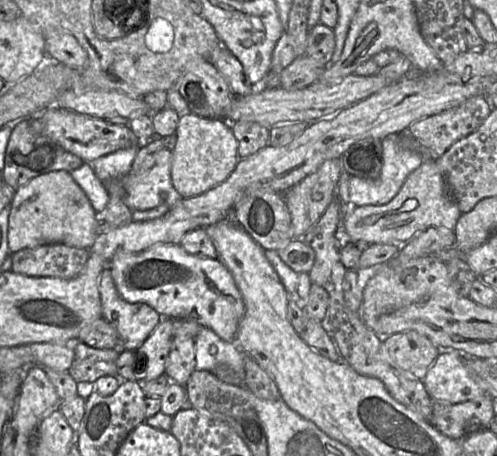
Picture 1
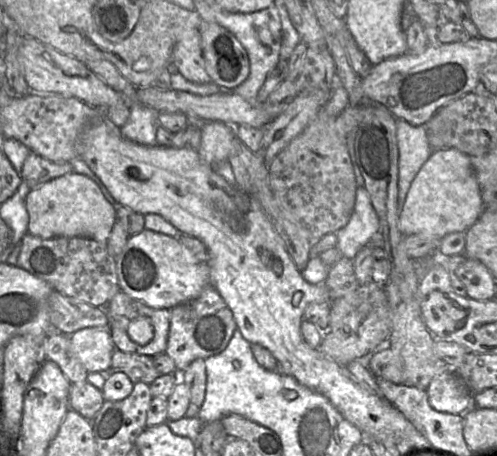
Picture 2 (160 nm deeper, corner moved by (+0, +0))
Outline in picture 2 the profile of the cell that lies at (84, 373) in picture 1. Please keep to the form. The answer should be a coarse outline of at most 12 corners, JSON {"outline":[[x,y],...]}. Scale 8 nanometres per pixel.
{"outline":[[115,349],[104,373],[150,385],[160,374],[151,356]]}

